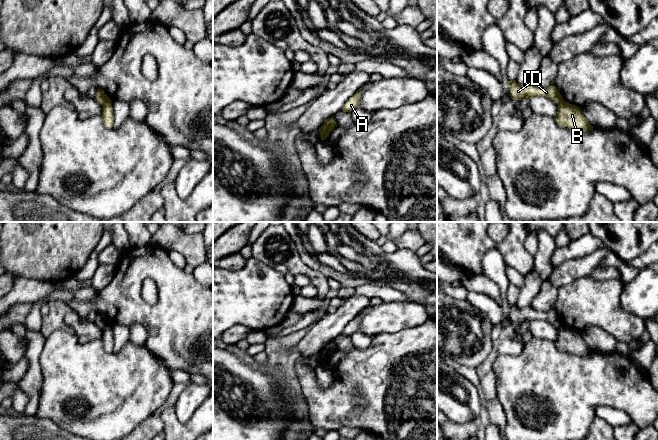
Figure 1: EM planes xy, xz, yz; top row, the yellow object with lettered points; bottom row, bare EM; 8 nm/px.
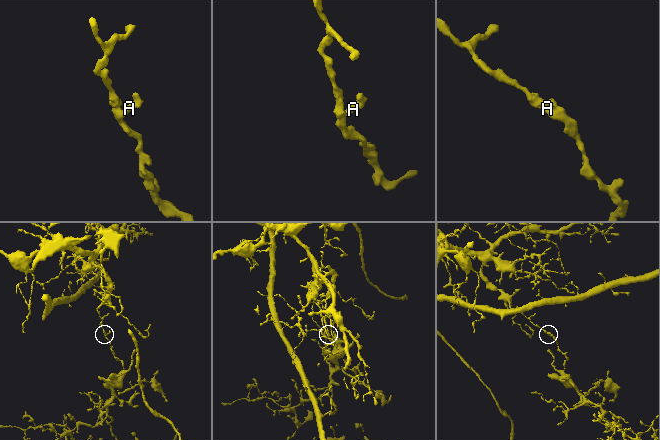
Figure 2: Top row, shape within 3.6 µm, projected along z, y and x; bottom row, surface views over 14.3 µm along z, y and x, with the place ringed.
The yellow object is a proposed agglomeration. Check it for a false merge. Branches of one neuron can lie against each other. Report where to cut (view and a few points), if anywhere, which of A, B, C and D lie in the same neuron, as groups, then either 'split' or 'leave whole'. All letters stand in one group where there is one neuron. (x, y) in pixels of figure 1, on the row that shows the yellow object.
xy (110, 100), (102, 105) | A B / C D | split

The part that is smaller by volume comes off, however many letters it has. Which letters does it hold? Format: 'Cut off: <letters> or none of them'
Cut off: A, B

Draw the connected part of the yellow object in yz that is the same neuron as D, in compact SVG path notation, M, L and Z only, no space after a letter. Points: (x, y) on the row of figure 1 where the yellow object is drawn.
M515 80L506 81L506 86L510 90L510 96L515 100L523 100L525 98L533 98L535 96L544 96L551 99L554 103L559 105L564 101L562 95L555 85L551 85L547 88L537 87L531 82L525 84L519 84Z

